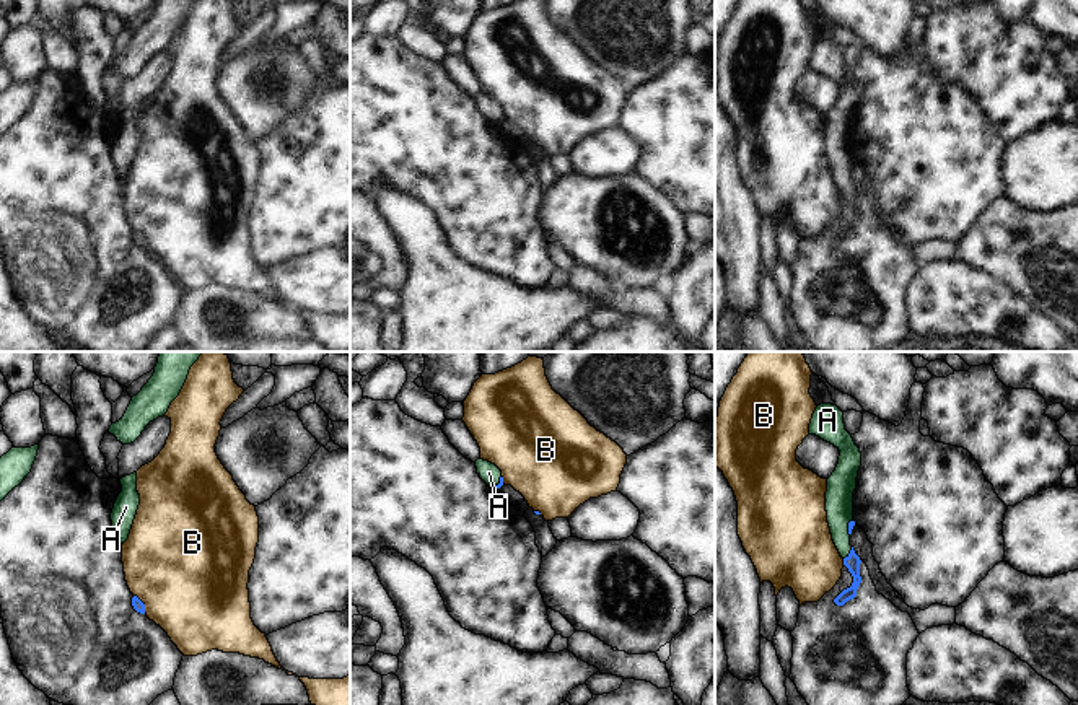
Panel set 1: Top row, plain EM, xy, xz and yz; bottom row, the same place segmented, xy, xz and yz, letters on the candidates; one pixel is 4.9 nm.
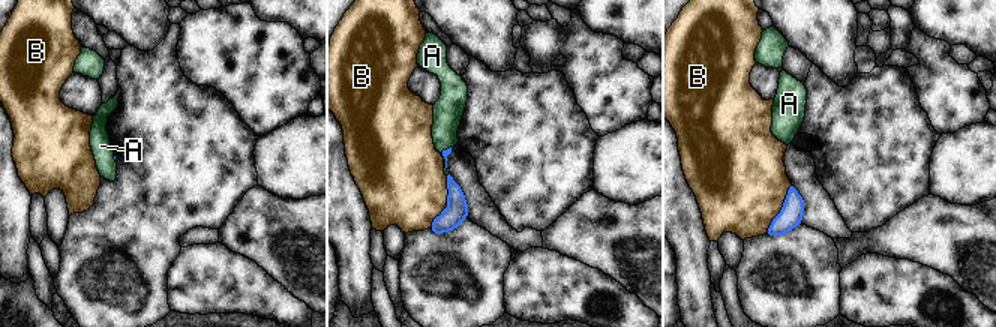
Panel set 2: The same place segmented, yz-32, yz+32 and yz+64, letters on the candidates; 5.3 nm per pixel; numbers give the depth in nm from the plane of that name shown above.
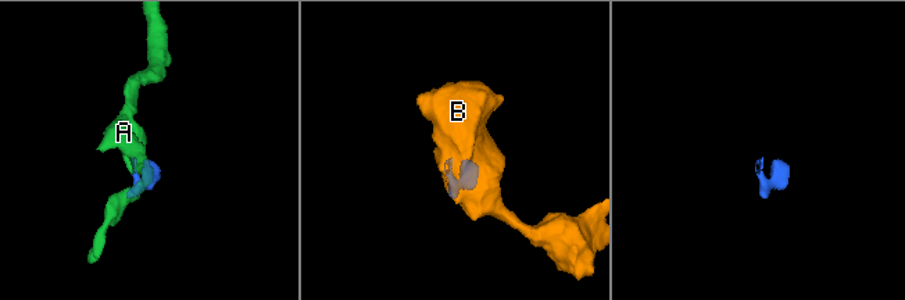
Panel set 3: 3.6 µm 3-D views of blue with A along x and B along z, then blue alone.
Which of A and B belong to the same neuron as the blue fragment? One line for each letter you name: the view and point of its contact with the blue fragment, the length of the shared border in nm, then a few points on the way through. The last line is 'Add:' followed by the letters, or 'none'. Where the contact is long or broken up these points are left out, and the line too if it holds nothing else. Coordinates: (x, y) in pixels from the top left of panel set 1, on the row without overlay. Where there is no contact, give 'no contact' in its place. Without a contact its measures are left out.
A: yz (849, 189) | 80 nm | across yz (852, 197), (849, 189), (841, 173), (839, 140)
Add: A

